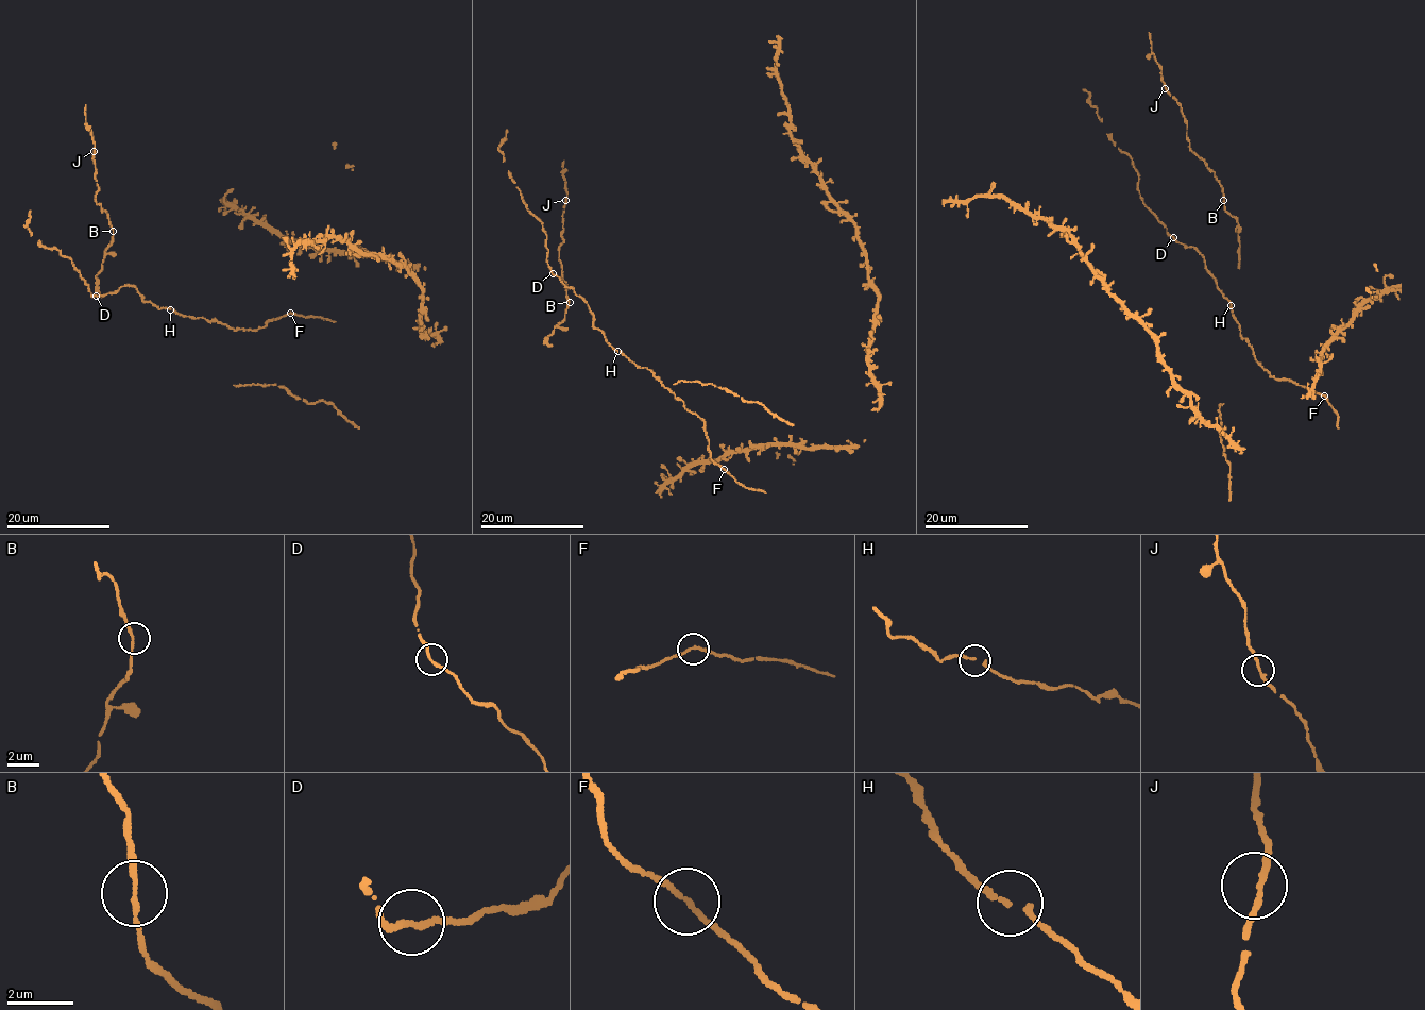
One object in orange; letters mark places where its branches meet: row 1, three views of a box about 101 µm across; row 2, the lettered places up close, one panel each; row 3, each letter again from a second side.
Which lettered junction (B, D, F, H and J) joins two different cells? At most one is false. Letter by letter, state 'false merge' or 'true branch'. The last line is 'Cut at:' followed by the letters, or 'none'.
B: true branch
D: true branch
F: true branch
H: true branch
J: true branch
Cut at: none

